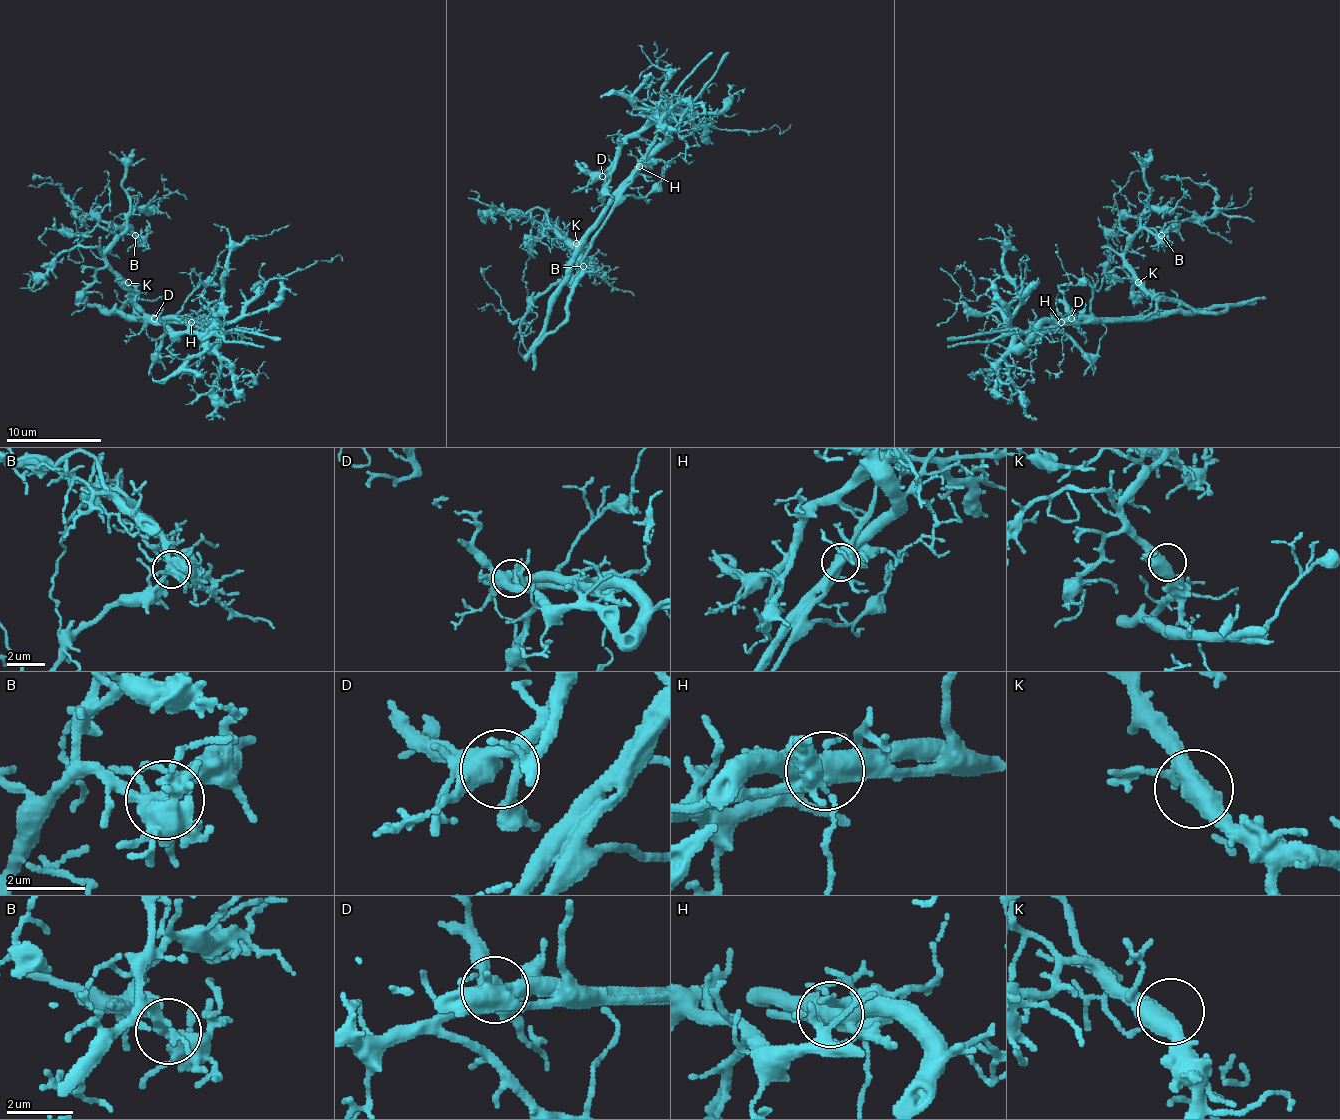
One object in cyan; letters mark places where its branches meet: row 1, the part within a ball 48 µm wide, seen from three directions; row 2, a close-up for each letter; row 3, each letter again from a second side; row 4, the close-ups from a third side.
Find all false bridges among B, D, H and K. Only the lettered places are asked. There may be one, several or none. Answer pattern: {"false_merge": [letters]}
{"false_merge": ["H"]}

